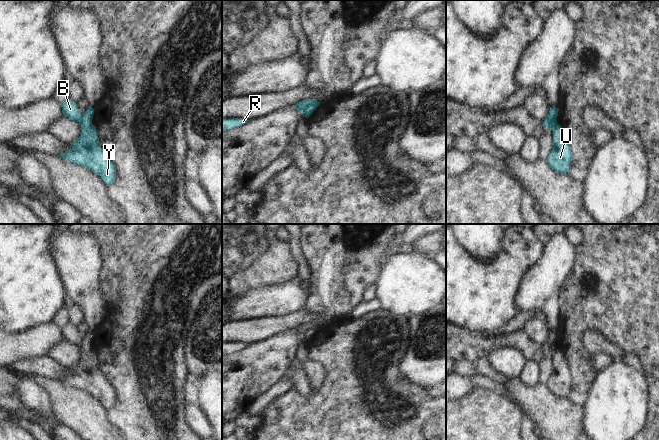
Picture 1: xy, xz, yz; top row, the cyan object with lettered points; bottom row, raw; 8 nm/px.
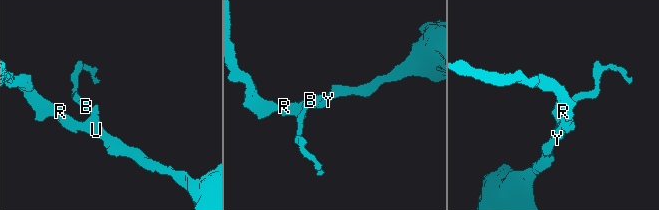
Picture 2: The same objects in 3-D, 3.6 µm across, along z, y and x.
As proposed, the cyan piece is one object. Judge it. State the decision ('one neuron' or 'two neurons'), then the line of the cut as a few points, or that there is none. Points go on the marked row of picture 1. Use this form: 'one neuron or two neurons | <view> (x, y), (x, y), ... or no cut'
two neurons | xy (78, 121), (85, 116), (88, 122), (92, 124)

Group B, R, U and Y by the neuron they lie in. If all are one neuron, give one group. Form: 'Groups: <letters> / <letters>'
Groups: B / R U Y

